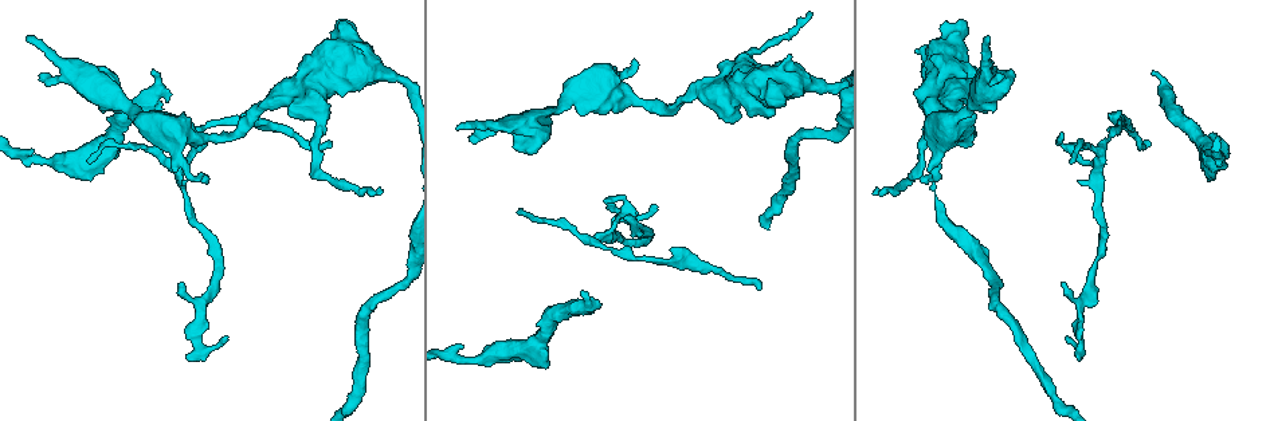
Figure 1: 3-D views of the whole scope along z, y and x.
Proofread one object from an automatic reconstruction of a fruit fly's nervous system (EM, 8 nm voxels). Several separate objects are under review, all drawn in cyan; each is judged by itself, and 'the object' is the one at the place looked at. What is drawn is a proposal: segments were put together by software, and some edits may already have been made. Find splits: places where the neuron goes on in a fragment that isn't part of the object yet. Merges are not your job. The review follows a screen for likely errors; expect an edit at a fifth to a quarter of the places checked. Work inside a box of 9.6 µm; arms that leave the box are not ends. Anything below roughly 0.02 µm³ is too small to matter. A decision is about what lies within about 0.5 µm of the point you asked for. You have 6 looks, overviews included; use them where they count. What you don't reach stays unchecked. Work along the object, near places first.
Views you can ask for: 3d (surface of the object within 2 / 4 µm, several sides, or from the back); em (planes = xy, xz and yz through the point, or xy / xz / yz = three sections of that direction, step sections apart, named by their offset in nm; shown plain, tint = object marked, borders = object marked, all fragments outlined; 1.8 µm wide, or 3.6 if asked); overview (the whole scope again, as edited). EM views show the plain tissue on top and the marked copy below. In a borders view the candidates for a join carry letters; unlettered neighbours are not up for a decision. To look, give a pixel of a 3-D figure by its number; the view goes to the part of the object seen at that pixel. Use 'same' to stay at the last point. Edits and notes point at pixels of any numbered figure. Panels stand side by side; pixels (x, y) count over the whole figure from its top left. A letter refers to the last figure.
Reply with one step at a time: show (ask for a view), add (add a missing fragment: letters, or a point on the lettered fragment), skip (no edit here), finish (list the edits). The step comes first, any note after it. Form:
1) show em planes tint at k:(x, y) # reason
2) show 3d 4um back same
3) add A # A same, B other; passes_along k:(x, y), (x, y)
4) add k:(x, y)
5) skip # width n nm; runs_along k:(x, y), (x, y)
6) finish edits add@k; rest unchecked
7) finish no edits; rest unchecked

show em planes borders at 1:(83, 180) # thick end

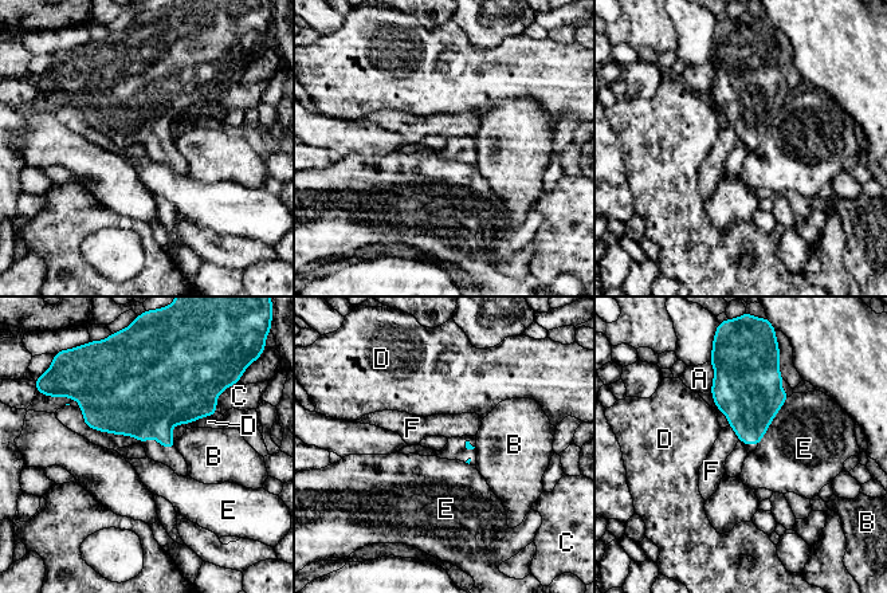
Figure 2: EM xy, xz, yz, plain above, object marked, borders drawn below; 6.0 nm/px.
skip # A other, B other, C other, D other, E other, F other; border 2:(791, 396), (757, 444); no lettered fragment goes on from it

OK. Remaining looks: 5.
show 3d 4um at 1:(585, 306) # sudden change in width

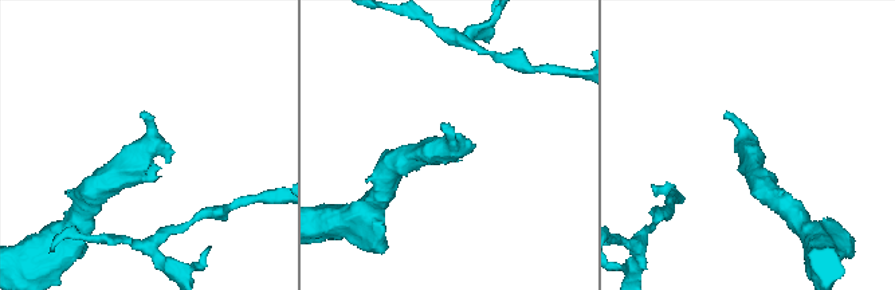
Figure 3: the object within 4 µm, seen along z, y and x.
show em planes tint at 3:(748, 152) # need the tissue

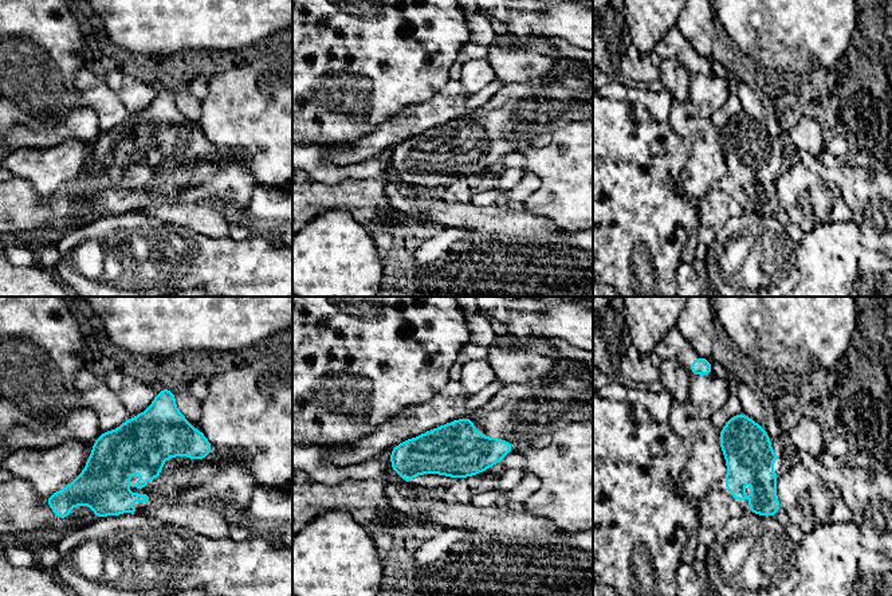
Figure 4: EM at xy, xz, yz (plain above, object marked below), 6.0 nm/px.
show em planes borders same

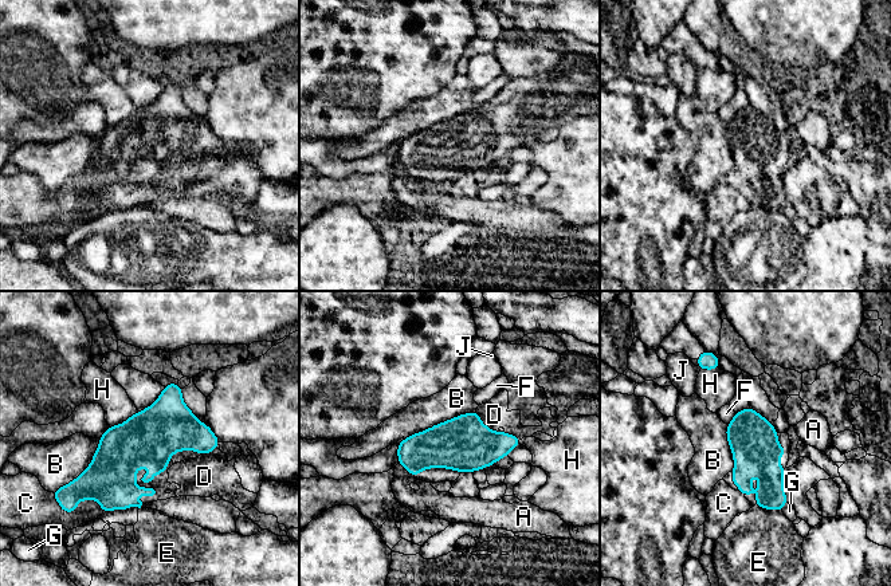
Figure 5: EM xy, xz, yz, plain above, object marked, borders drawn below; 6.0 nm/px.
add D # A other, B other, C other, D same, E other, F other, G other, H other, J other; passes_along 5:(463, 444), (483, 424), (494, 415); the neuron continues

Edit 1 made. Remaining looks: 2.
show em xy step 16 tint at 1:(1098, 167) # three arms meet

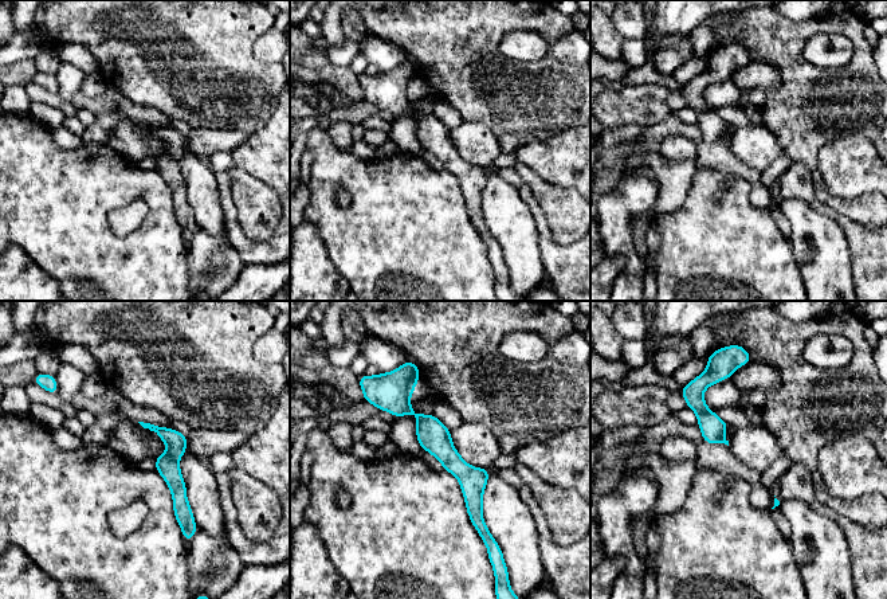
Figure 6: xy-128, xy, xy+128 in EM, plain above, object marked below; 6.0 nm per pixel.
show em xy step 16 borders same

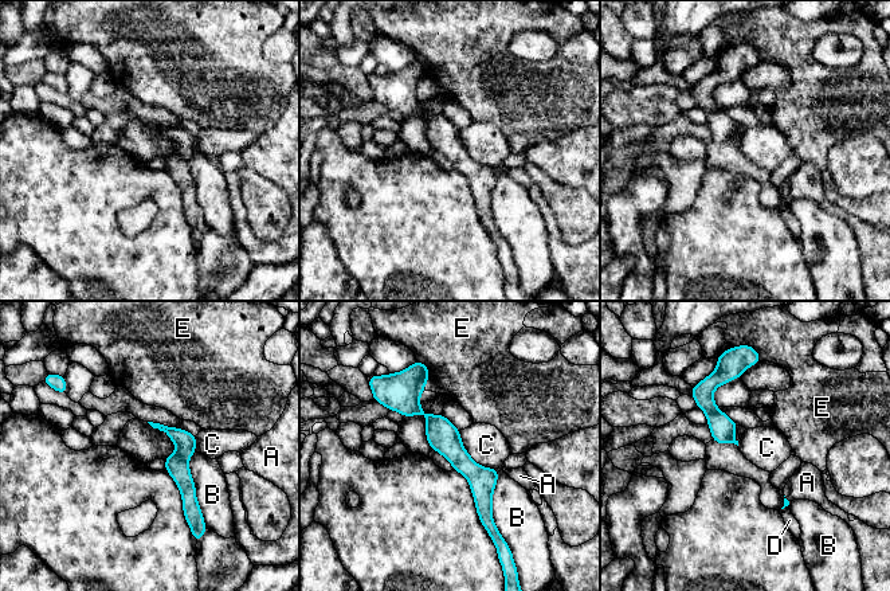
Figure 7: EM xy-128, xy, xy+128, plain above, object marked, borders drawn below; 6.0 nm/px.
skip # width 20 nm; A other, B other, C other, D other, E other; border 7:(459, 430), (466, 451), (500, 470); none of them fits

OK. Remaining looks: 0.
finish edits add@5; rest unchecked

